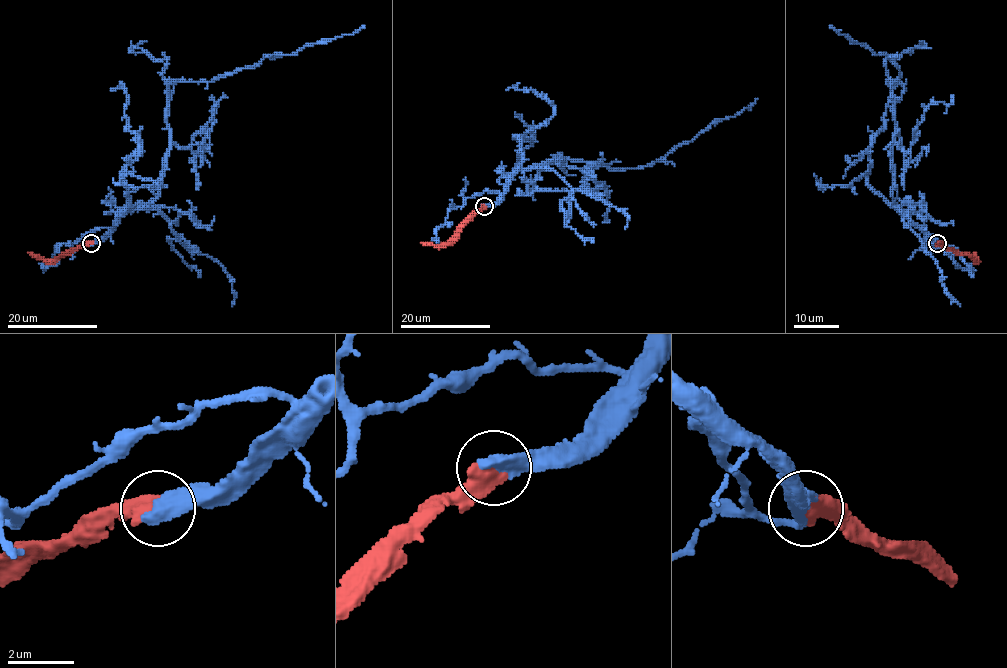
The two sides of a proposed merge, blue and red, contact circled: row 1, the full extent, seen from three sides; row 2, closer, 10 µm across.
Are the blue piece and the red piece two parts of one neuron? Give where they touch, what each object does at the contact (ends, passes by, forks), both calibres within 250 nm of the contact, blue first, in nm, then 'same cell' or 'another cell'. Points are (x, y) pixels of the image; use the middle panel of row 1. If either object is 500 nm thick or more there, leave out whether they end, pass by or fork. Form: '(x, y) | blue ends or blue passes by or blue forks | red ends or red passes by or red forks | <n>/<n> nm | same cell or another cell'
(484, 206) | 600/550 nm | same cell

